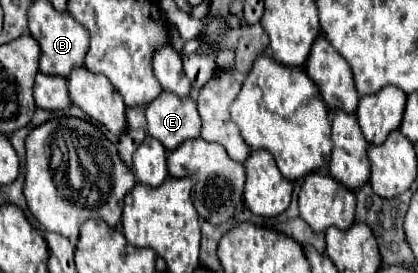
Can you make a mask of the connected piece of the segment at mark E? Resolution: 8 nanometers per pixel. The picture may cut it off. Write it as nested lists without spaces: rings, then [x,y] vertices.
[[[162,91],[152,103],[146,105],[148,133],[156,137],[168,151],[180,143],[200,135],[200,115],[192,97],[180,99],[174,93]]]

